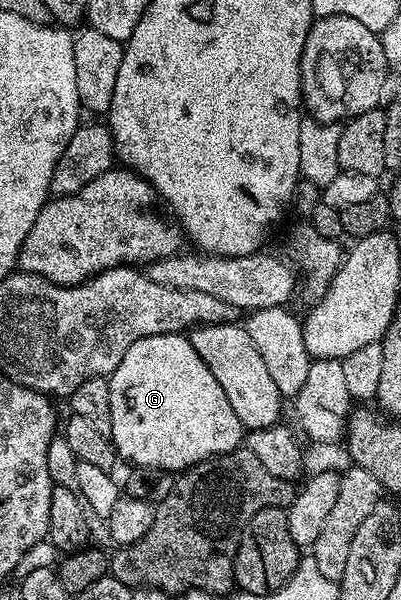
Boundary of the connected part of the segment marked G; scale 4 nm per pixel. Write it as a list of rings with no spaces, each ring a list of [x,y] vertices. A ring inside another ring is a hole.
[[[184,333],[160,334],[159,336],[147,336],[143,340],[135,340],[131,348],[119,360],[119,368],[108,375],[109,387],[111,388],[111,432],[109,437],[113,443],[113,448],[117,452],[118,459],[129,461],[133,466],[154,466],[160,470],[170,472],[184,472],[197,465],[198,462],[205,462],[208,458],[218,458],[220,454],[229,454],[238,449],[243,442],[243,427],[239,416],[235,416],[235,411],[231,409],[231,404],[227,396],[223,396],[223,388],[219,388],[219,380],[211,376],[211,368],[203,364],[199,352],[189,343],[188,337]]]

